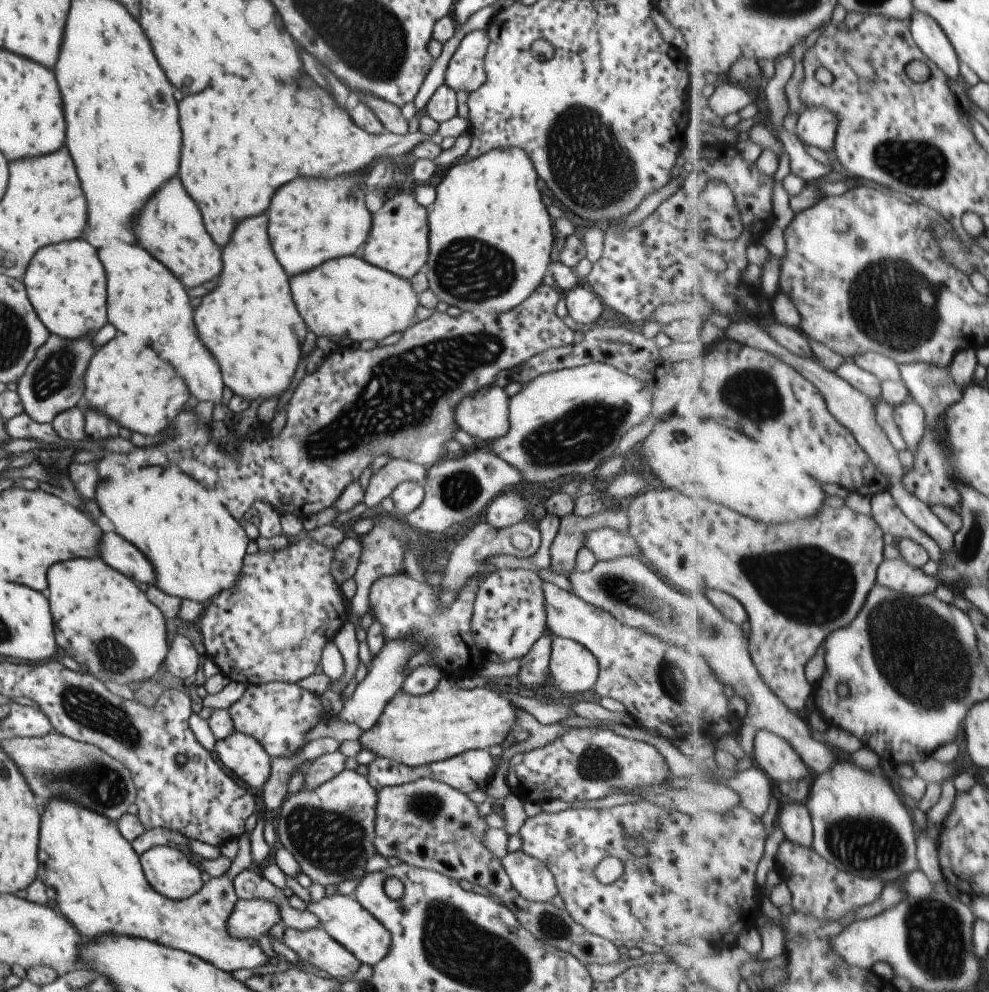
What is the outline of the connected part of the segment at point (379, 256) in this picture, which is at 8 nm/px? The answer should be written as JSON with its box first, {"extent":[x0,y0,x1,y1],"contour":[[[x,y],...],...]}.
{"extent":[361,191,428,280],"contour":[[[392,191],[381,208],[370,214],[370,229],[361,258],[403,280],[422,270],[428,255],[427,209],[417,204],[409,192]]]}

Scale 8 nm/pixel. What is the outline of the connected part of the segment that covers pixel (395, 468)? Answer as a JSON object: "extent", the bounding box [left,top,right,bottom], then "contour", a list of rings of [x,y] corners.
{"extent":[361,459,425,518],"contour":[[[389,459],[370,476],[367,482],[362,498],[367,509],[361,516],[366,518],[371,512],[379,510],[380,500],[390,496],[393,488],[399,483],[415,481],[422,486],[425,471],[424,467],[410,460]]]}

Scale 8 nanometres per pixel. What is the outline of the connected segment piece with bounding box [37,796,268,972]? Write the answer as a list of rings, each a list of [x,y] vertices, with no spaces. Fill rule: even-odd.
[[[53,796],[45,802],[39,822],[39,852],[37,852],[37,878],[43,886],[55,890],[57,910],[75,926],[81,936],[97,936],[101,932],[121,932],[121,934],[135,934],[149,940],[155,940],[163,946],[171,946],[193,954],[209,964],[235,972],[241,968],[255,968],[265,964],[268,958],[251,939],[232,939],[226,930],[226,920],[239,900],[234,893],[232,882],[226,878],[226,872],[212,878],[193,896],[180,901],[171,901],[149,886],[144,877],[138,854],[131,848],[122,834],[119,834],[116,823],[109,822],[105,816],[91,812],[79,806],[73,800],[65,800],[61,796]]]

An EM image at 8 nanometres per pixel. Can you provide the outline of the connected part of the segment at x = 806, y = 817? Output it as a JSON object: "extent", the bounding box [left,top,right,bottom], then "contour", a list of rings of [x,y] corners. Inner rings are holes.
{"extent":[777,800,814,849],"contour":[[[787,800],[787,804],[782,805],[777,814],[777,820],[787,836],[793,842],[814,849],[814,826],[811,813],[805,802],[799,804]]]}

